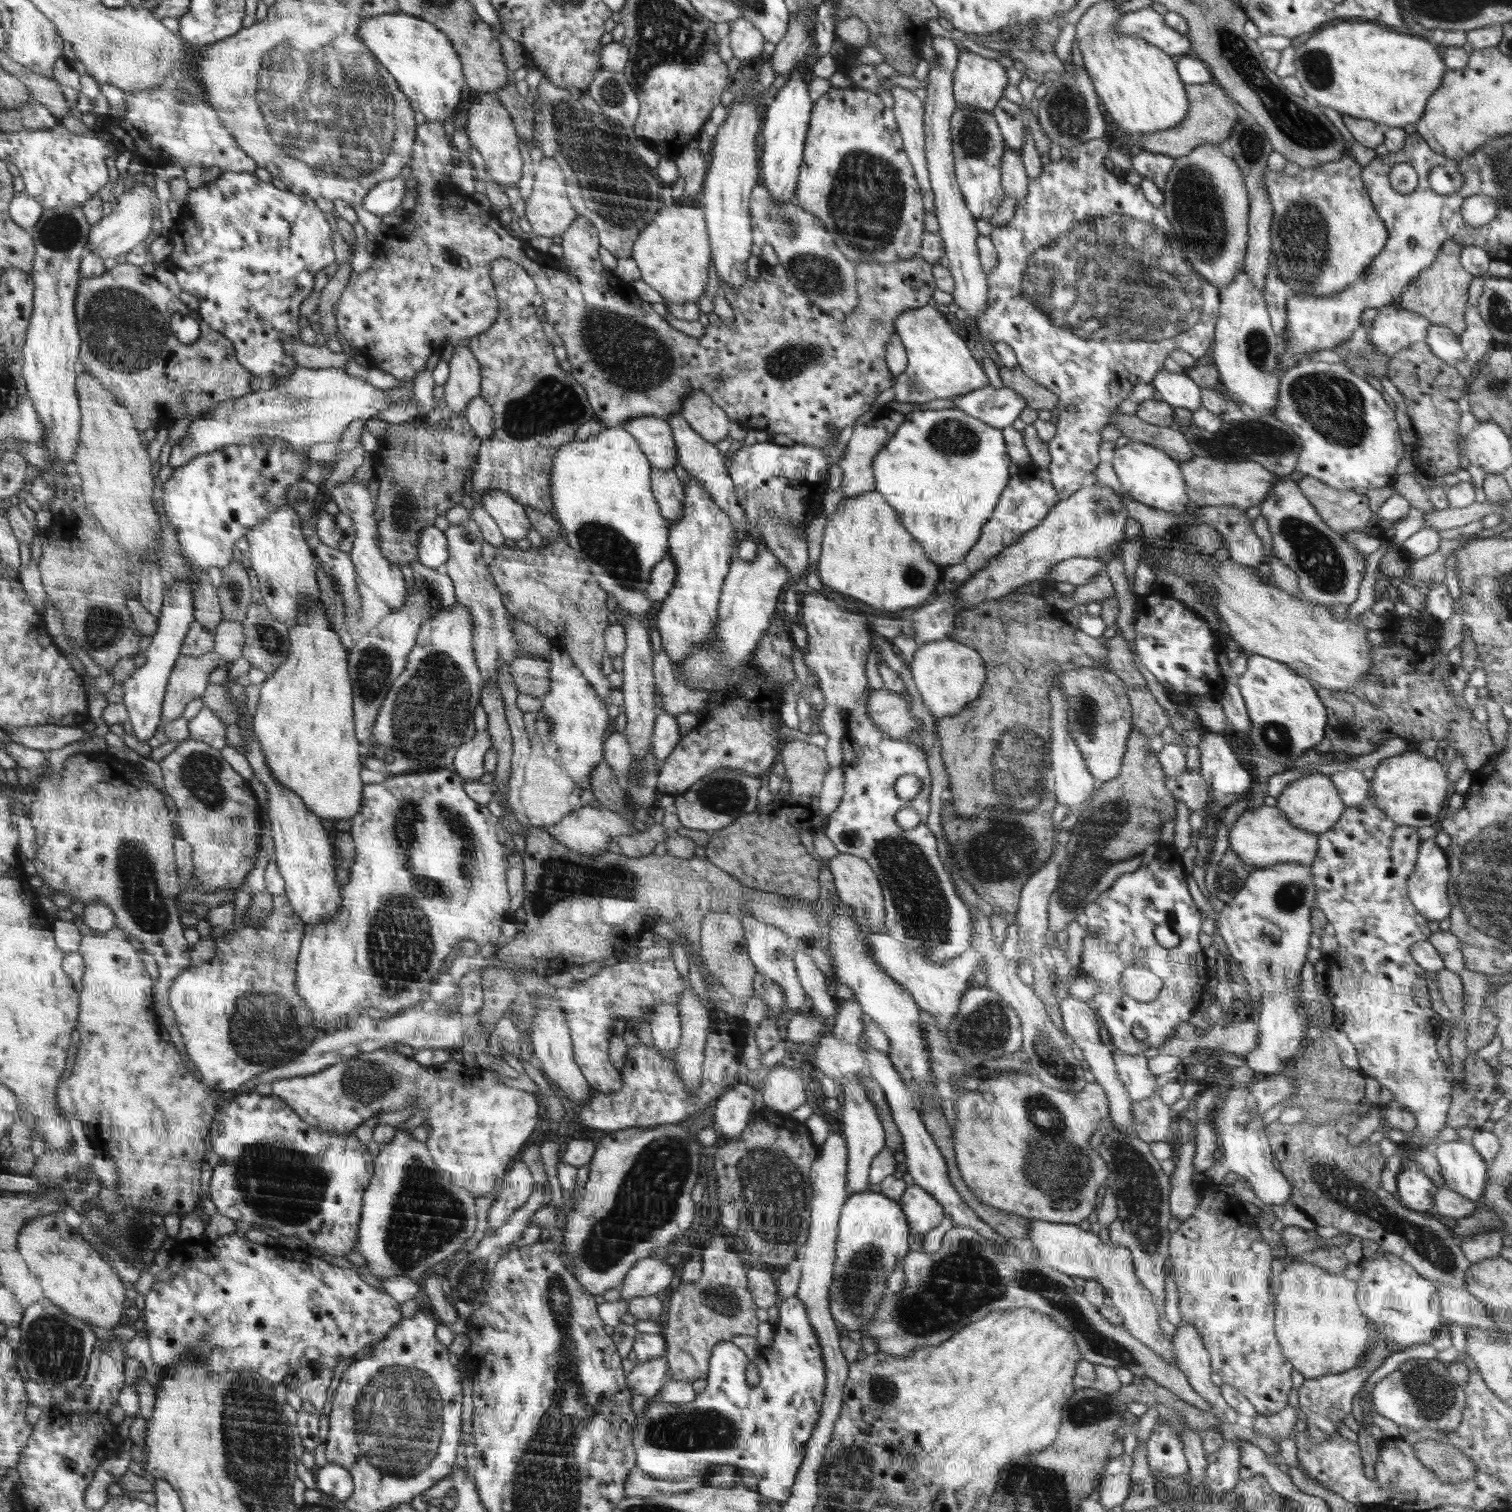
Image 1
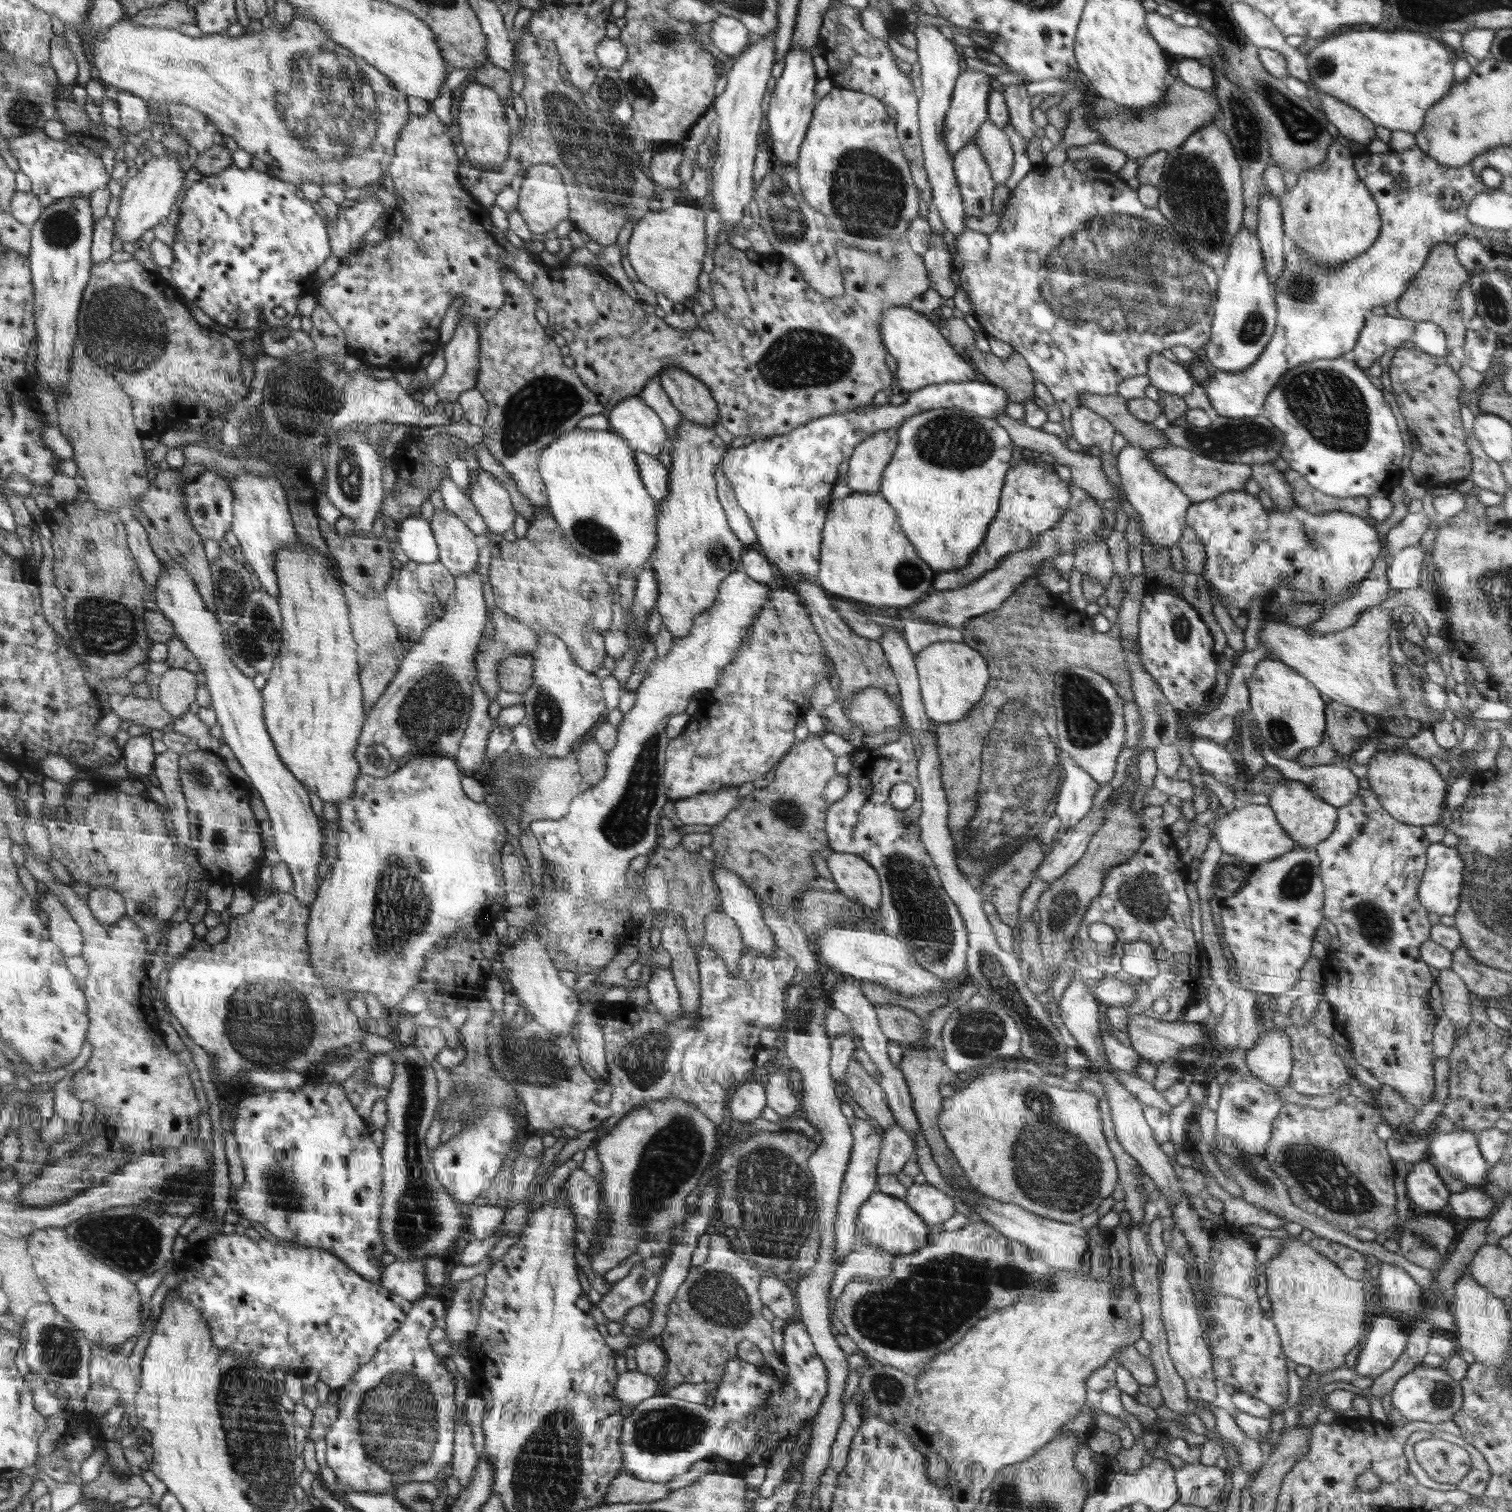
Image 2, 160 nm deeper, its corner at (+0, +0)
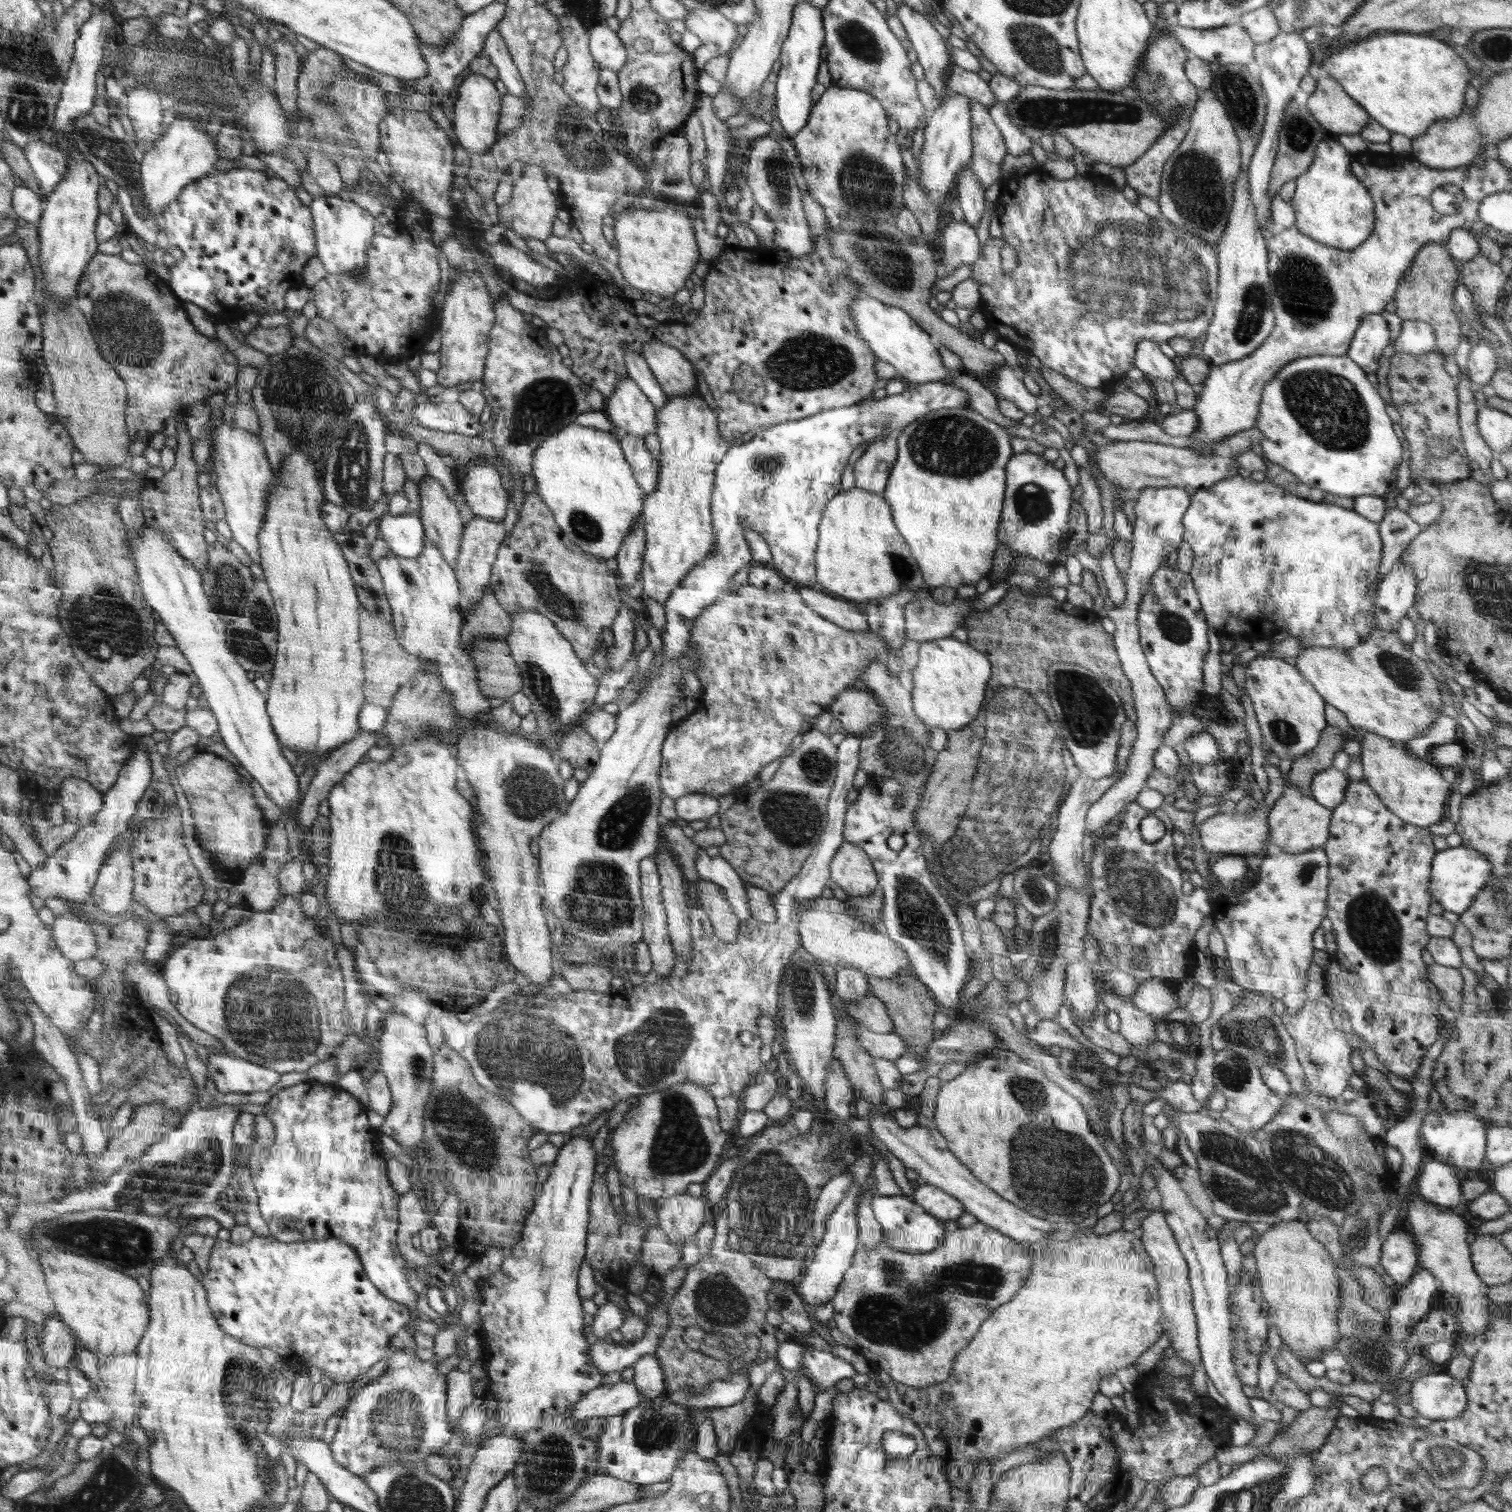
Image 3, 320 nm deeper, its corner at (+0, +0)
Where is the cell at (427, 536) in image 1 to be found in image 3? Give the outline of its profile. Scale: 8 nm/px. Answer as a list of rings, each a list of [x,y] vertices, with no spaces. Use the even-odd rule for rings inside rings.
[[[416,510],[400,516],[382,517],[378,521],[378,532],[394,555],[418,558],[424,552],[425,530]]]

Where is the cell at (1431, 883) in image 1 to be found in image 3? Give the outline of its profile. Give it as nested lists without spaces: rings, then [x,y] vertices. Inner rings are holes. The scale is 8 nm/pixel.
[[[1464,845],[1455,848],[1448,847],[1446,850],[1437,851],[1434,855],[1428,894],[1444,910],[1460,916],[1474,903],[1474,899],[1478,897],[1478,892],[1484,889],[1492,872],[1491,862],[1488,862],[1485,855],[1476,849]]]

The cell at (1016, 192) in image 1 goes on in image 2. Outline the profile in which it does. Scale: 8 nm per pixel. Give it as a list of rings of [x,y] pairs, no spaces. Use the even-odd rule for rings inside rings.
[[[986,119],[978,129],[978,138],[975,138],[975,142],[989,165],[994,182],[998,185],[1006,184],[1014,164],[1009,136],[992,121]]]

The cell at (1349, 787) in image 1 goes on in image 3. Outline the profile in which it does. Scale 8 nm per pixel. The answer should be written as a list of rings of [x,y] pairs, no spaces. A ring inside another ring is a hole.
[[[1333,766],[1314,775],[1311,784],[1313,799],[1328,809],[1338,806],[1345,797],[1349,777]]]

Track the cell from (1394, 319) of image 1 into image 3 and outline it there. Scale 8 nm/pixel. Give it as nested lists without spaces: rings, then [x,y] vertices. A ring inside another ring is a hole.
[[[1382,314],[1366,315],[1353,334],[1347,350],[1348,358],[1373,376],[1378,370],[1378,360],[1382,358],[1388,342],[1390,342],[1388,324]]]

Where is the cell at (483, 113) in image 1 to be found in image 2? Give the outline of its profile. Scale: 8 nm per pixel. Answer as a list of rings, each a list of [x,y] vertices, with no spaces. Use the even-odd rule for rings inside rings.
[[[471,82],[463,91],[460,101],[460,109],[458,116],[458,126],[460,127],[461,143],[466,149],[465,156],[468,162],[473,166],[482,166],[487,168],[494,168],[500,165],[504,165],[509,158],[509,146],[510,146],[510,126],[506,124],[506,114],[504,114],[504,108],[502,108],[502,102],[498,98],[498,93],[489,86]]]

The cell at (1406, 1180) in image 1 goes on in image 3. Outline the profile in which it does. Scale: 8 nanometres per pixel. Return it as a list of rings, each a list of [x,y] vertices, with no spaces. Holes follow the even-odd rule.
[[[1435,1157],[1426,1158],[1424,1169],[1418,1178],[1420,1196],[1445,1209],[1458,1210],[1463,1204],[1458,1174],[1463,1172]]]

